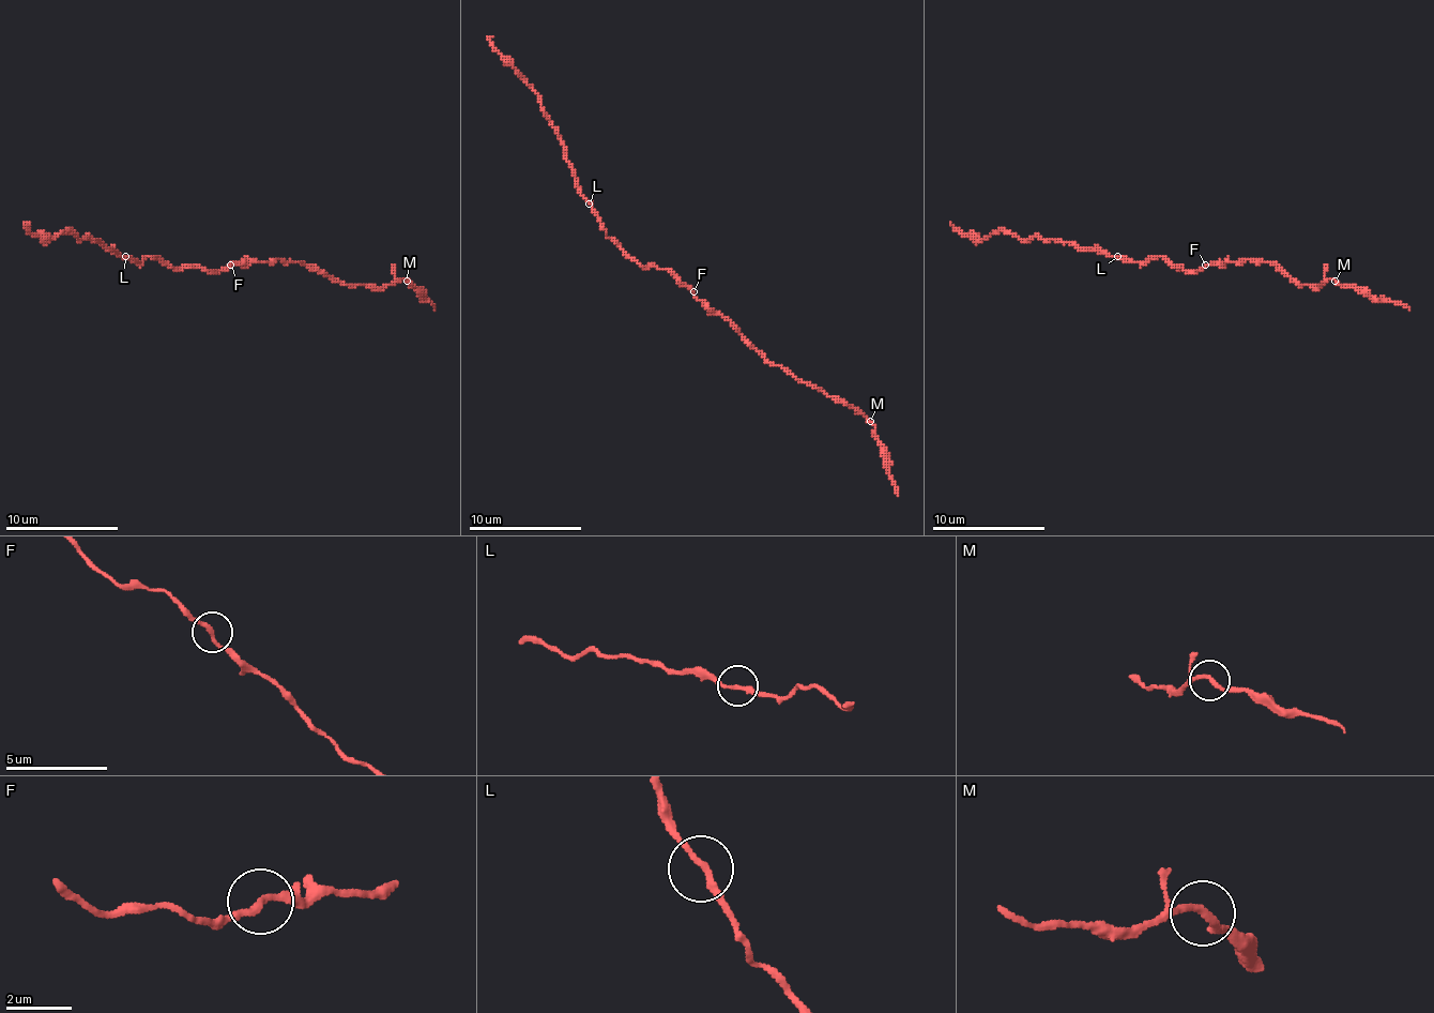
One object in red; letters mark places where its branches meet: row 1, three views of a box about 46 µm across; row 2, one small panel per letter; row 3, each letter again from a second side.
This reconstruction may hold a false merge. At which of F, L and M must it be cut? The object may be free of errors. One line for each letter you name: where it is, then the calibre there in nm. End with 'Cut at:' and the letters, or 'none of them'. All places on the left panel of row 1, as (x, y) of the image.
Cut at: none of them

